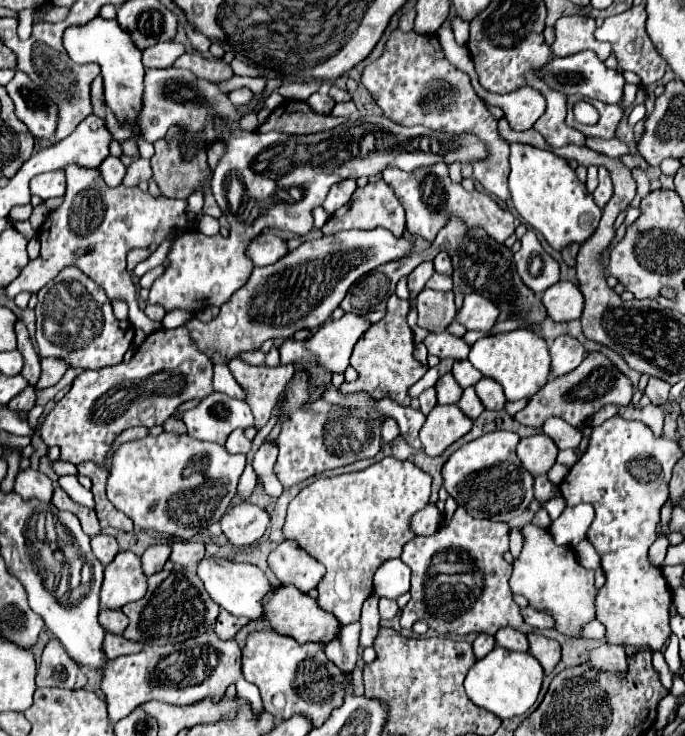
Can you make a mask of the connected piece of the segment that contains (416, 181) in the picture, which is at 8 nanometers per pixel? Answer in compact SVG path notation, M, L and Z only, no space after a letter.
M436 163L432 167L420 167L414 171L402 171L396 167L384 169L382 179L394 189L398 201L406 211L406 231L412 237L432 241L442 227L446 227L450 217L462 219L468 227L482 227L488 231L496 243L504 243L514 233L514 215L508 209L502 209L490 195L480 191L464 191L462 185L456 185L448 177L448 165Z

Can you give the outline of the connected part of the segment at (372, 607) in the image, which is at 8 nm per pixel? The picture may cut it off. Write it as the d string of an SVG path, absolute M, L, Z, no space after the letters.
M370 595L362 607L362 615L360 615L360 647L370 647L378 627L380 627L380 619L378 619L378 595Z

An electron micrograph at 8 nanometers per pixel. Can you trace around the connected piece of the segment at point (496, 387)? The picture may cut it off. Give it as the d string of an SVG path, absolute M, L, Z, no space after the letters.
M482 377L476 385L476 393L486 409L504 409L504 405L506 405L506 397L502 393L502 387L494 379Z

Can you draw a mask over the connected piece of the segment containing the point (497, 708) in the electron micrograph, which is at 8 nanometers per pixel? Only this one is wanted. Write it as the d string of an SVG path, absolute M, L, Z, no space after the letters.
M496 645L486 657L478 659L474 667L468 671L464 689L466 689L468 699L474 705L484 707L486 711L498 715L500 719L508 719L508 717L526 713L534 705L540 685L542 685L542 677L544 677L544 671L530 653L508 651Z

